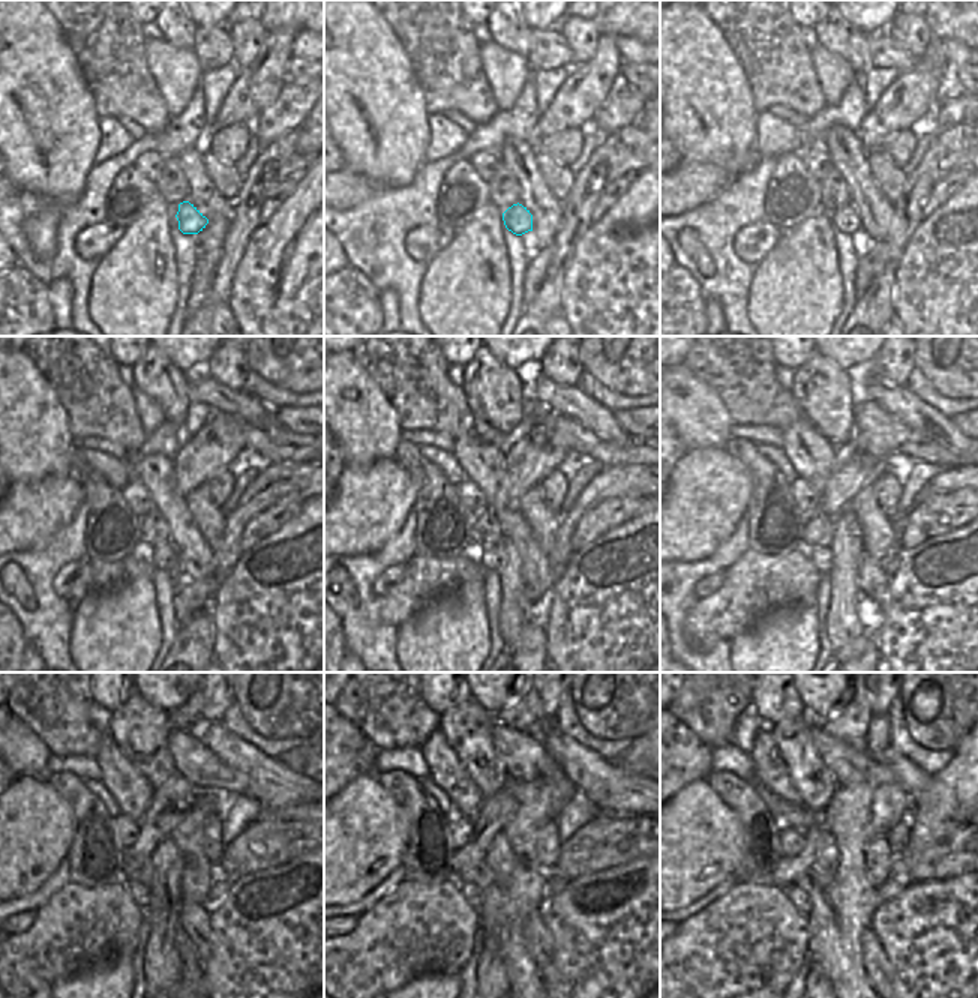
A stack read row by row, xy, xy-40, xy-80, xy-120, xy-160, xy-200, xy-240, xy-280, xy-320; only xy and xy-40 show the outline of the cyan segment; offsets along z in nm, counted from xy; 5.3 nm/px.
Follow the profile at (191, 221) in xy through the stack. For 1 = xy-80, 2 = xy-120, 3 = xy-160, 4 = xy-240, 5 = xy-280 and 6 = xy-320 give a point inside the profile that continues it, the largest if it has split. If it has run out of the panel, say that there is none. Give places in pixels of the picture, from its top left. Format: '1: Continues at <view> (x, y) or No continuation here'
1: Continues at xy-80 (846, 218)
2: Continues at xy-120 (165, 557)
3: Continues at xy-160 (491, 557)
4: Continues at xy-240 (140, 893)
5: Continues at xy-280 (471, 893)
6: Continues at xy-320 (797, 896).

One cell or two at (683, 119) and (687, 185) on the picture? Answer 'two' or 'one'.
two

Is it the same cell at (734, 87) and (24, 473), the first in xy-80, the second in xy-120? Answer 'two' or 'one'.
one

